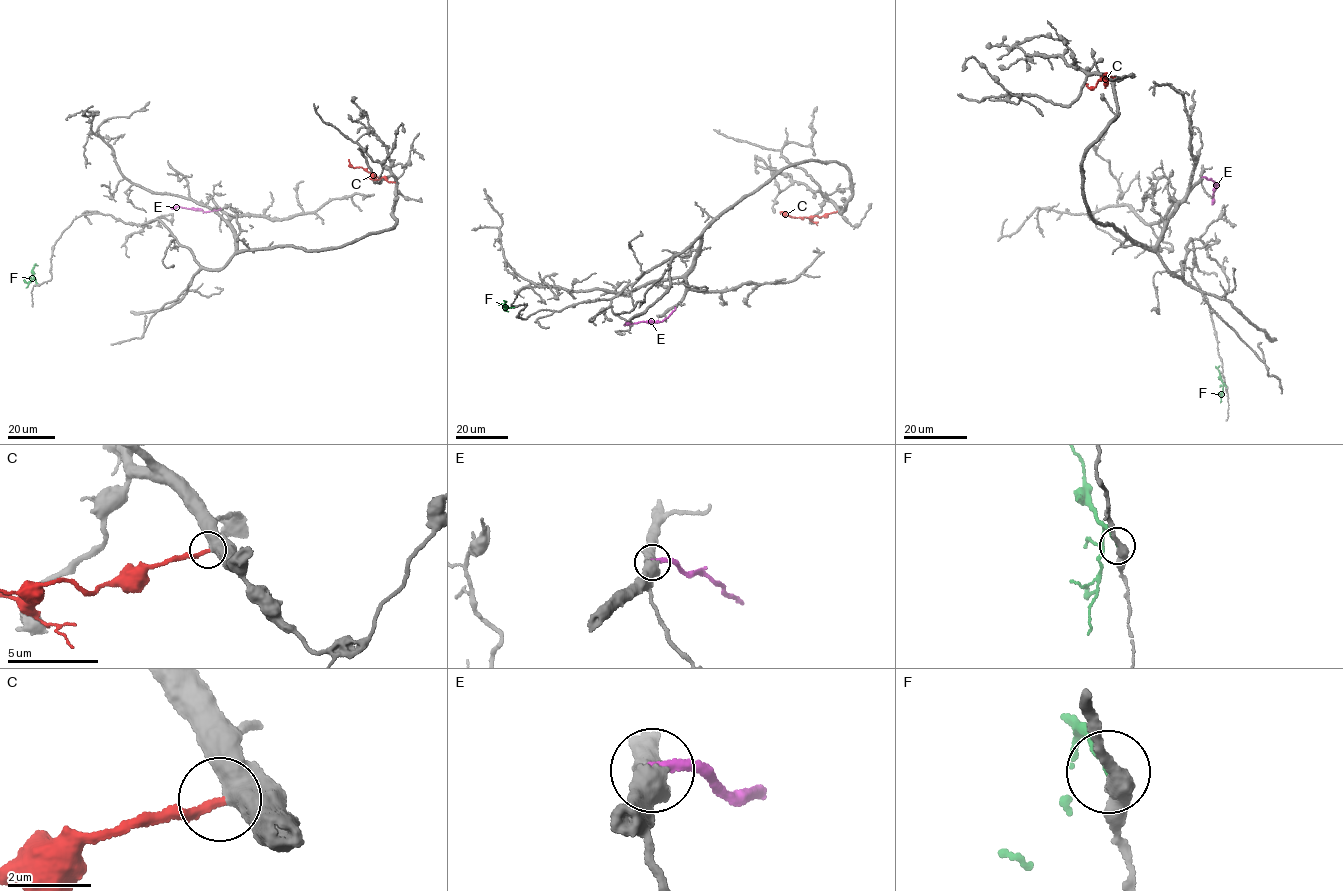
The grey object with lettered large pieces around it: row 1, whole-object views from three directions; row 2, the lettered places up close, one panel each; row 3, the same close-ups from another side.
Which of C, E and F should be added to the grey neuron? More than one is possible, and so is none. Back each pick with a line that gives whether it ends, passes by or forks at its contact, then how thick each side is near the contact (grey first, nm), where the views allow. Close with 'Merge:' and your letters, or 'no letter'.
C: it ends; calibres 550 and 240 nm
Merge: C

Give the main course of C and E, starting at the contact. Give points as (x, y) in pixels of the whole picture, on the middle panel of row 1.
C: (837, 211), (810, 218), (780, 213)
E: (675, 307), (672, 313), (657, 323), (642, 321), (623, 325)

